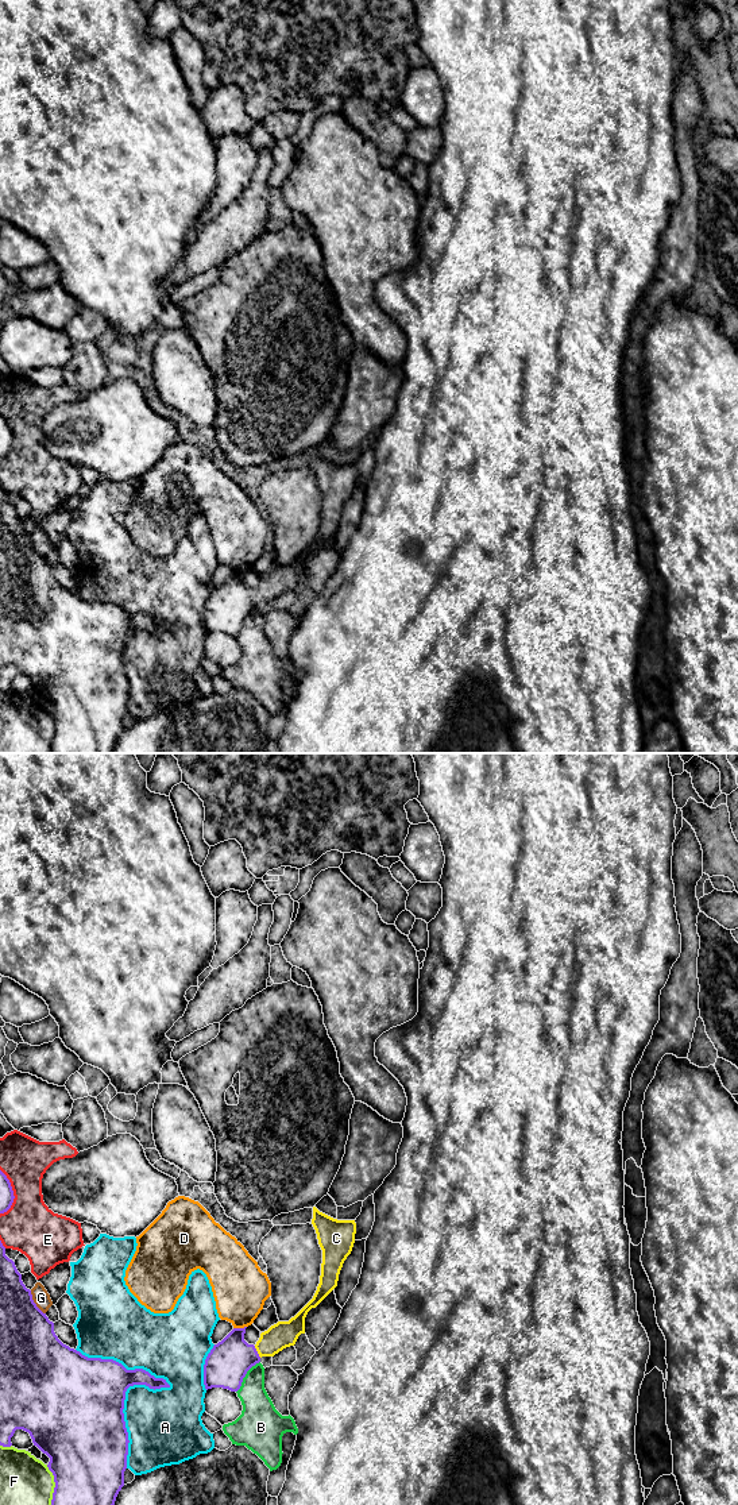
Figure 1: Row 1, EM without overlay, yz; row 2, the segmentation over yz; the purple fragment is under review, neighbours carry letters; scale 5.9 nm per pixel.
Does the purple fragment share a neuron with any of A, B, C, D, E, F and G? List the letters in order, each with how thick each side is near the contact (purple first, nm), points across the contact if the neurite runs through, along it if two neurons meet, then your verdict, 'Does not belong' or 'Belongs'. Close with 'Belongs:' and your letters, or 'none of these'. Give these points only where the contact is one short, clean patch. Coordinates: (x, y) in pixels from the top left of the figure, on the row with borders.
A: Thickness 180 nm (purple) against 440 nm. Does not belong
B: Thickness 260 nm (purple) against 200 nm. Boundary: yz (259, 1361), (247, 1372), (236, 1392). Does not belong
C: Thickness 260 nm (purple) against 160 nm. Path across: yz (227, 1363), (234, 1357), (257, 1351), (284, 1334). Belongs
D: Thickness 260 nm (purple) against 320 nm. Does not belong
E: Thickness 80 nm (purple) against 320 nm. Does not belong
F: Thickness 460 nm (purple) against 300 nm. Does not belong
G: Thickness 340 nm (purple) against 100 nm. Does not belong
Belongs: C

